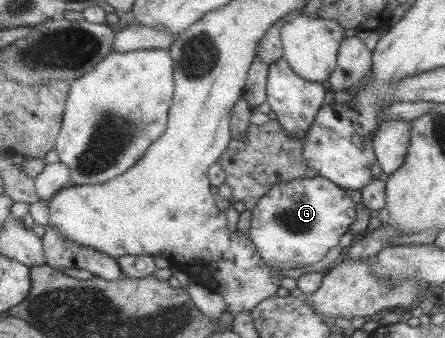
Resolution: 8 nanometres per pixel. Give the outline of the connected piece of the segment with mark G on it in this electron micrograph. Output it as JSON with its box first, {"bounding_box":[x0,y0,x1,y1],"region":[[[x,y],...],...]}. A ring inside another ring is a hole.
{"bounding_box":[247,175,356,270],"region":[[[317,175],[312,178],[279,182],[271,186],[257,200],[251,213],[247,237],[258,257],[267,266],[278,270],[290,270],[316,264],[329,249],[337,245],[338,240],[348,232],[349,225],[356,217],[355,202],[347,196],[345,189]]]}

